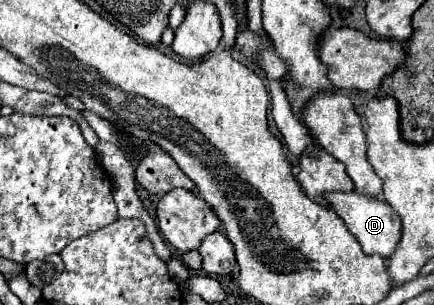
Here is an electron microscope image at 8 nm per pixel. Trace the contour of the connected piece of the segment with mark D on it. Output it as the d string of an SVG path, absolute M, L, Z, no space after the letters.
M350 191L350 193L324 193L324 199L328 201L330 209L344 221L344 225L350 229L350 233L358 239L362 251L366 255L382 255L384 259L390 259L390 255L396 249L396 243L402 235L402 223L398 213L384 201L378 197L364 197L362 193Z

